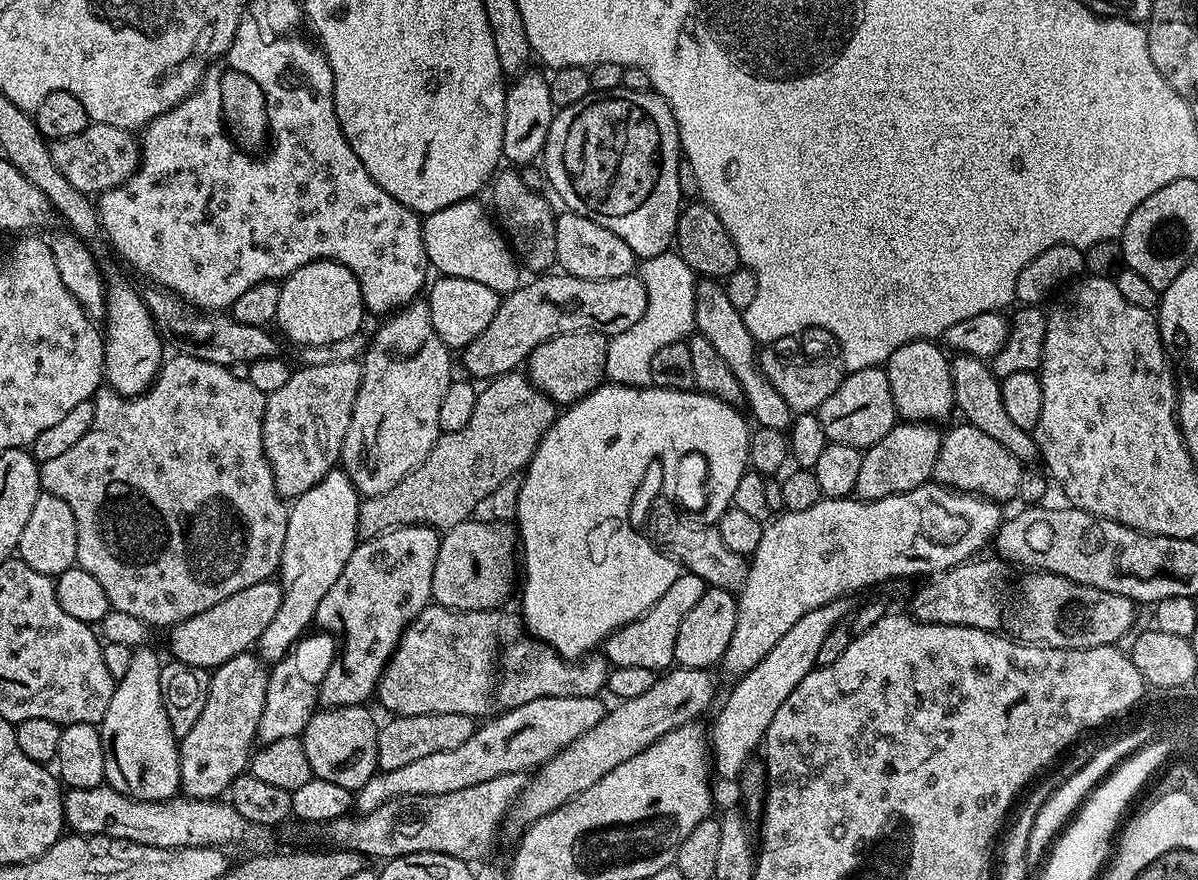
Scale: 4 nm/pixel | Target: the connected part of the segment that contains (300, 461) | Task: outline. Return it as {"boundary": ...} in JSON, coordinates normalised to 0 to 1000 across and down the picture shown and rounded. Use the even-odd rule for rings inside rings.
{"boundary":[[[296,409],[275,411],[272,416],[250,416],[245,422],[242,434],[222,451],[224,460],[219,480],[219,502],[224,527],[230,544],[230,558],[238,566],[255,561],[273,536],[281,531],[287,494],[294,478],[295,457],[302,434],[302,417]]]}

